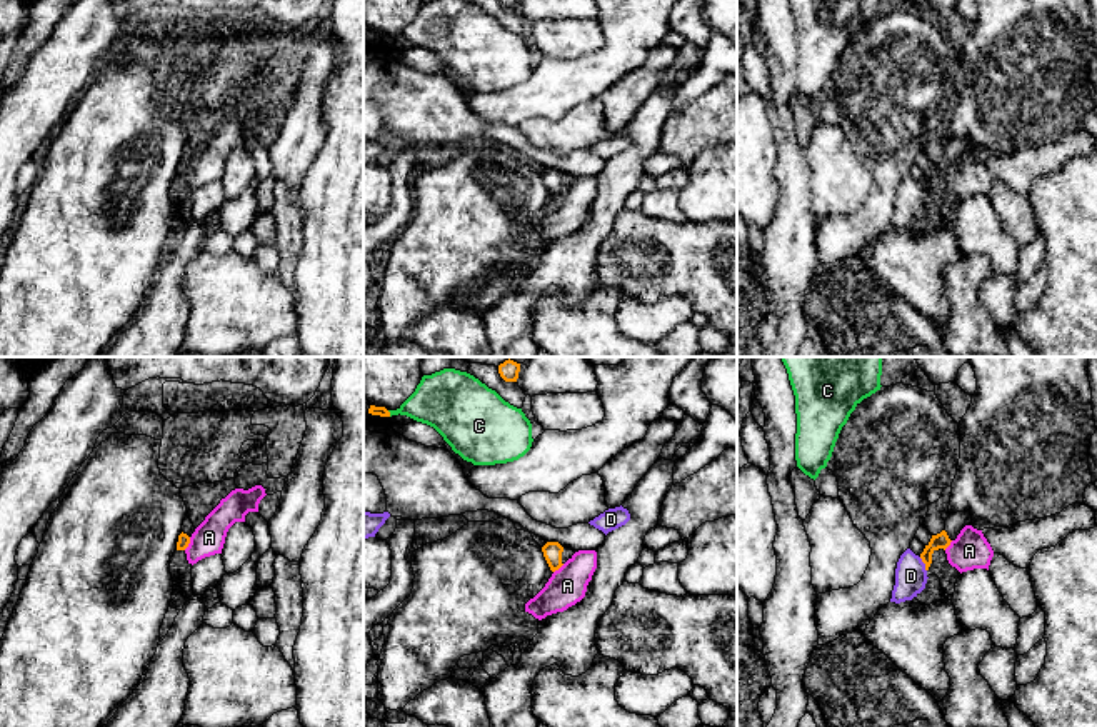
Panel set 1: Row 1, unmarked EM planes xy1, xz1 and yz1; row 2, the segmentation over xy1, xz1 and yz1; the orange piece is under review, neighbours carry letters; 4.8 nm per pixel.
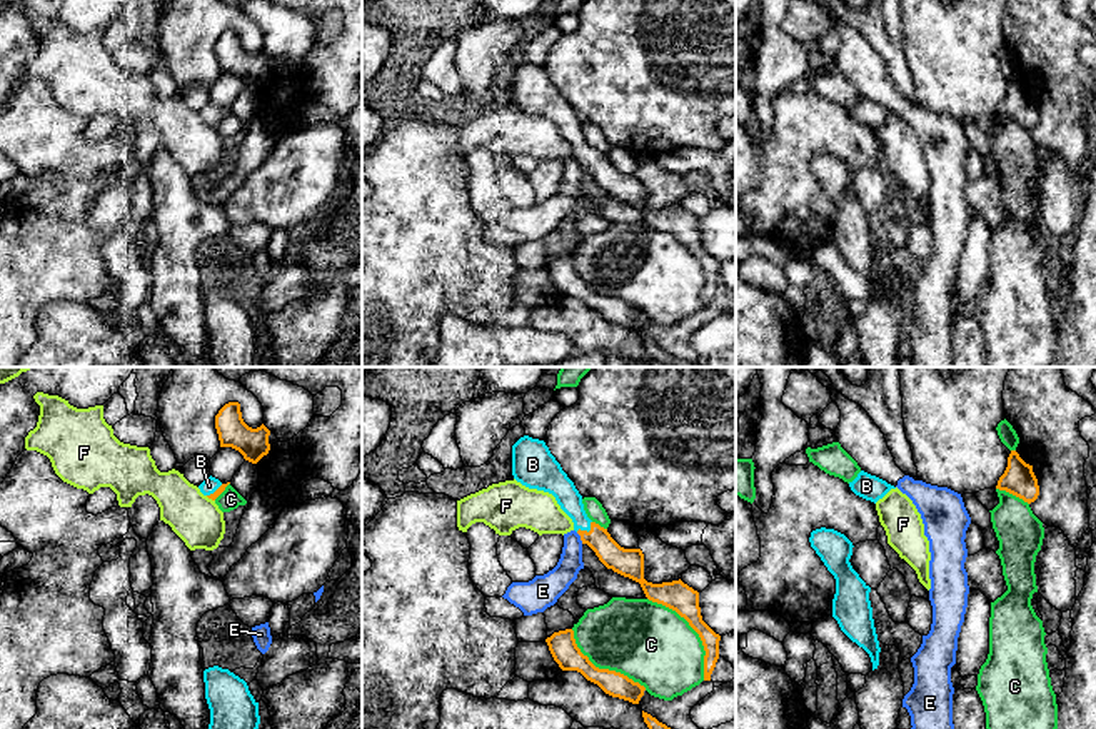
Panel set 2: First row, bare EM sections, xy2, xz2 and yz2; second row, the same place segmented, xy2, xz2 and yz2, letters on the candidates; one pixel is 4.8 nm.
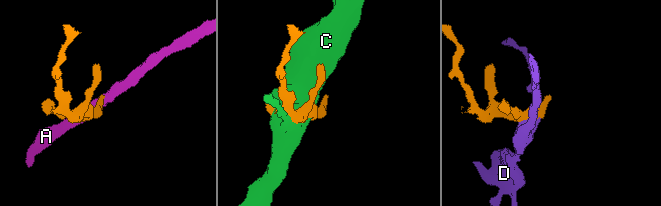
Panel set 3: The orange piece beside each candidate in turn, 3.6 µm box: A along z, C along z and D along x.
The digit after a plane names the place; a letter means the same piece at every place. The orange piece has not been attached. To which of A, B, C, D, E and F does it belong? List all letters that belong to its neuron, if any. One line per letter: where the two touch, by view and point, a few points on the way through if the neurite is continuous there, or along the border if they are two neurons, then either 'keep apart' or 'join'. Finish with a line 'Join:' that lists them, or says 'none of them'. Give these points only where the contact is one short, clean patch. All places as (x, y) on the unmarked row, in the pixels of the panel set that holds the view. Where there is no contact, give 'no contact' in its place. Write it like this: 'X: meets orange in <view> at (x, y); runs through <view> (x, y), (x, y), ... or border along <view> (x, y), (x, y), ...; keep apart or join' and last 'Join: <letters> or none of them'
A: meets orange in xy1 at (189, 169); border along xy1 (190, 164), (184, 175); keep apart
B: meets orange in xz2 at (586, 157); runs through xz2 (623, 187), (586, 157), (564, 117); join
C: meets orange in xz2 at (694, 256); keep apart
D: meets orange in yz1 at (924, 189); keep apart
E: meets orange in xz2 at (581, 164); border along xz2 (576, 159), (583, 169); keep apart
F: meets orange in xy2 at (211, 124); border along xy2 (206, 122), (214, 127); keep apart
Join: B

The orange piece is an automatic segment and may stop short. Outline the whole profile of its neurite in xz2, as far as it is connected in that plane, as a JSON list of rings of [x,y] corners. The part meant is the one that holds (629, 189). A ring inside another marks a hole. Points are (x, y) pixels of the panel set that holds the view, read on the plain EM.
[[[524,62],[512,72],[512,102],[529,115],[552,120],[561,135],[572,145],[574,157],[581,162],[582,170],[587,170],[607,195],[639,209],[649,227],[676,237],[689,249],[706,277],[704,307],[711,307],[719,285],[721,262],[702,247],[699,219],[681,205],[662,210],[647,209],[642,177],[621,173],[607,155],[587,143],[582,122],[544,67]]]

